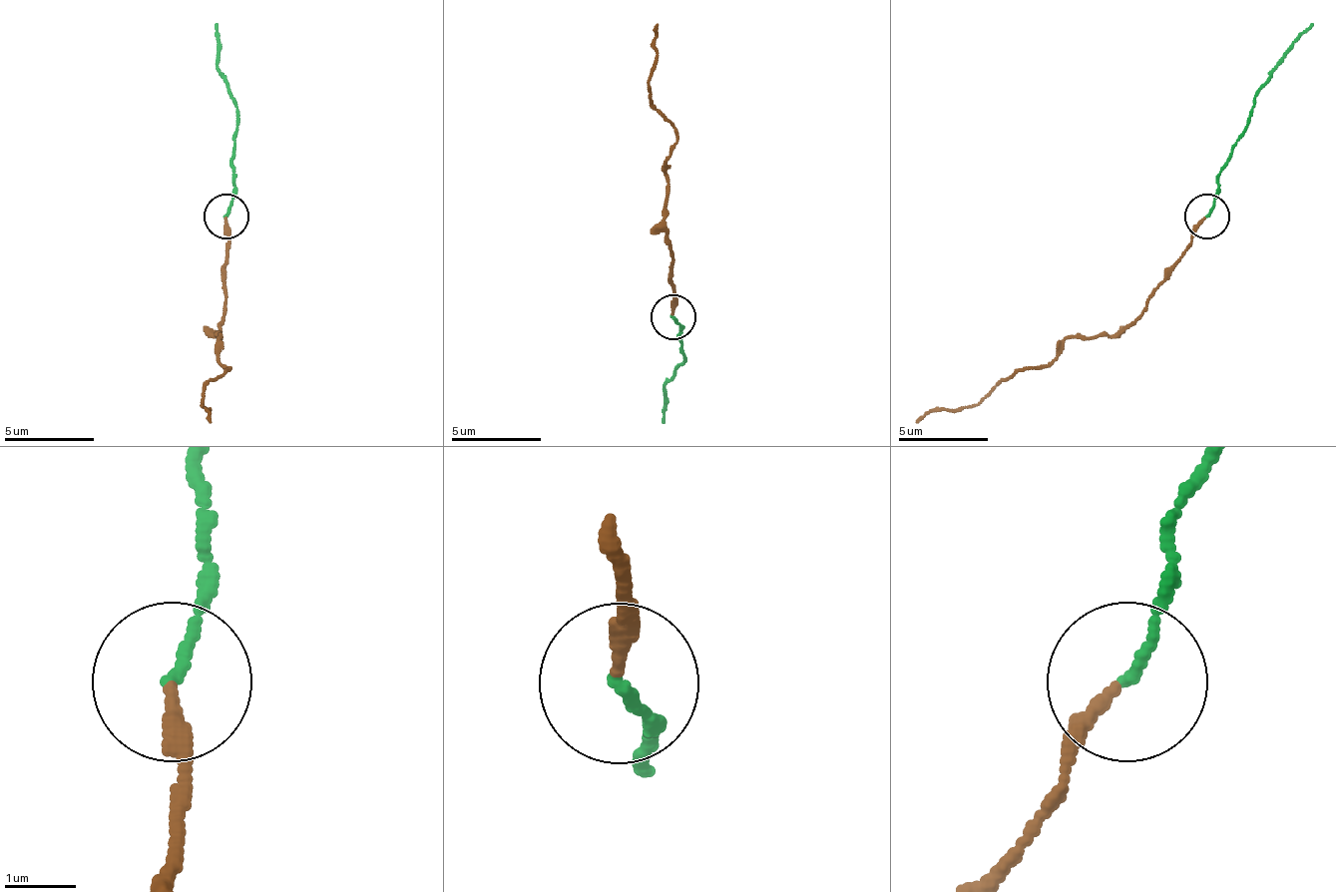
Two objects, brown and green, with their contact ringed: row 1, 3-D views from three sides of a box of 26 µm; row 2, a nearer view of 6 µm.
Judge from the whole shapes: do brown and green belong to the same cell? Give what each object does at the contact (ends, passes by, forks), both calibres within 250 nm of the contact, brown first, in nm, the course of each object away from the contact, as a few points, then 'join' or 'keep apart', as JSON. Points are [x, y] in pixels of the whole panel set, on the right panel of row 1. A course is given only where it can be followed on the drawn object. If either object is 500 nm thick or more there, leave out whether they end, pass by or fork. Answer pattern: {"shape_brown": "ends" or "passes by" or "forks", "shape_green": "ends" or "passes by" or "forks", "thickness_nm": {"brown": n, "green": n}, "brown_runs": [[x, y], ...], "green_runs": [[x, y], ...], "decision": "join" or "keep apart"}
{"shape_brown": "ends", "shape_green": "ends", "thickness_nm": {"brown": 200, "green": 140}, "brown_runs": [[1203, 216], [1185, 255], [1114, 336], [1070, 336], [1047, 363], [1020, 367], [975, 403], [930, 408], [917, 421]], "green_runs": [[1208, 216], [1217, 175], [1248, 112], [1275, 67], [1311, 22]], "decision": "join"}

